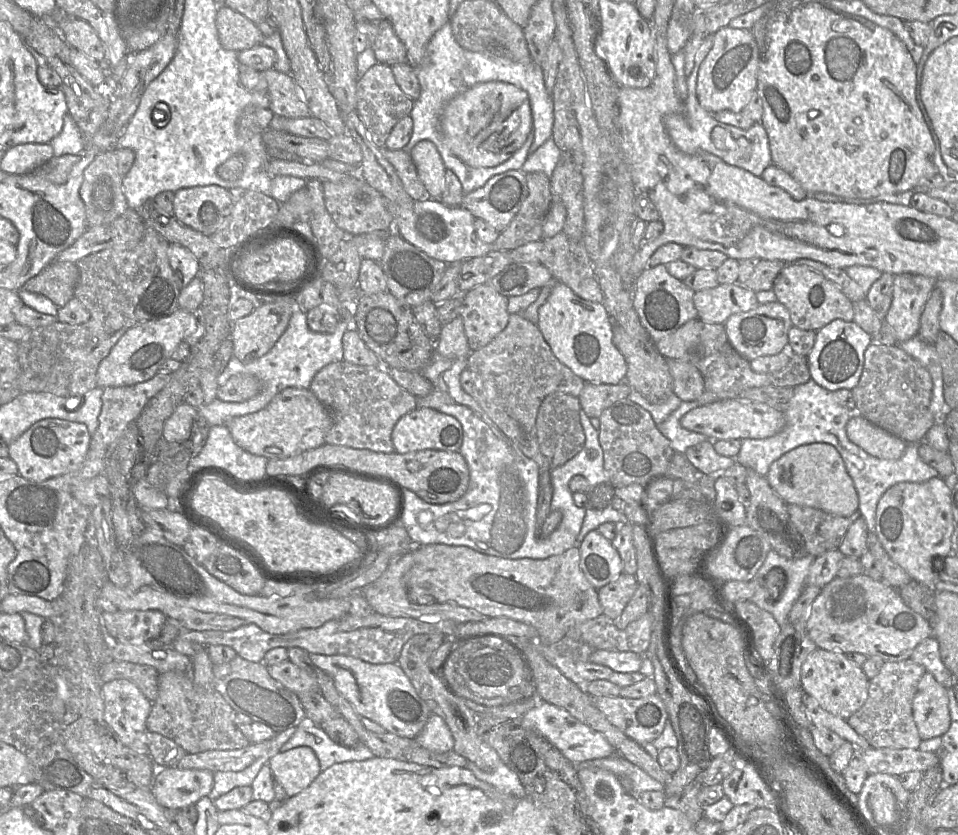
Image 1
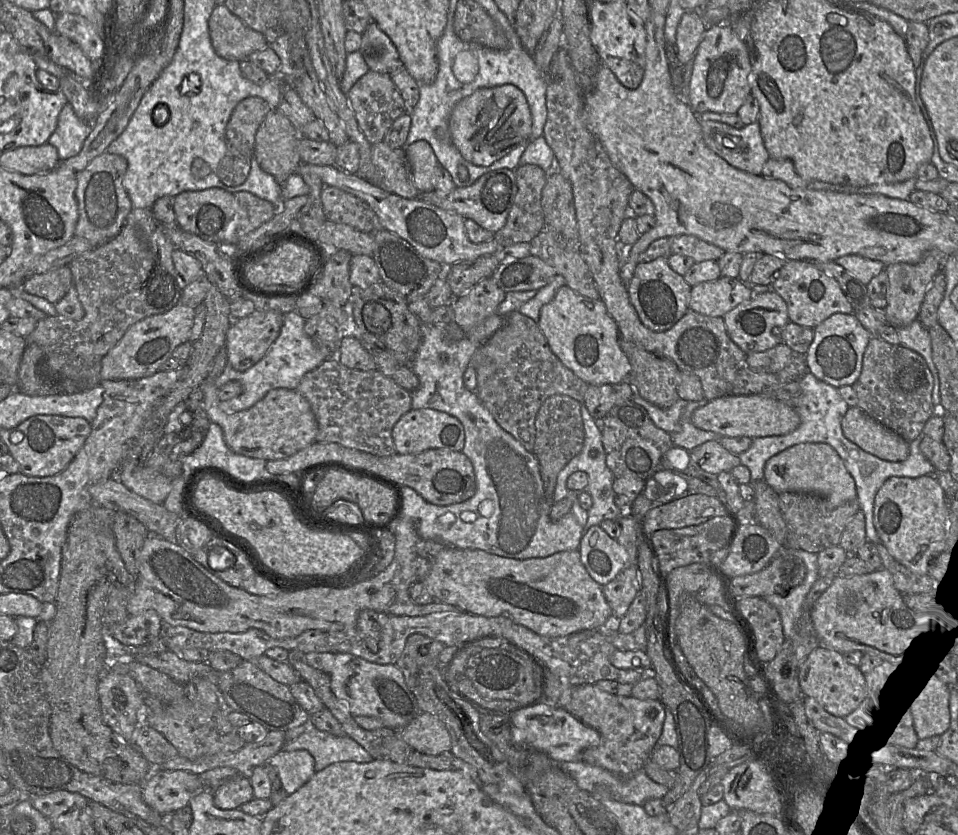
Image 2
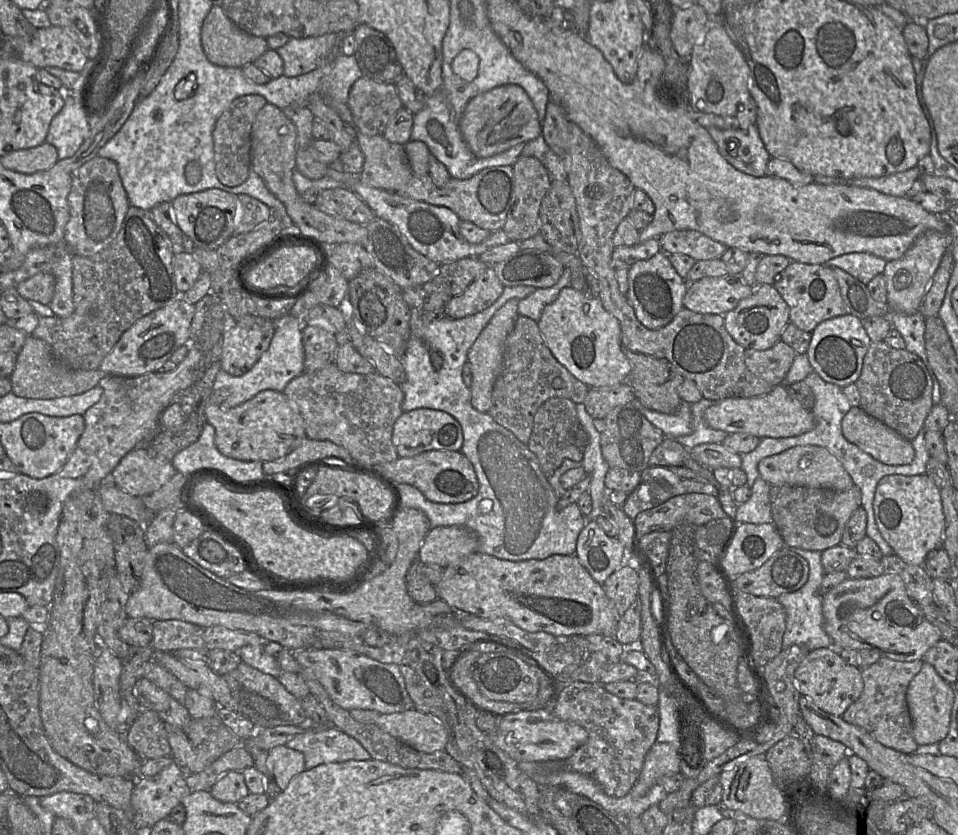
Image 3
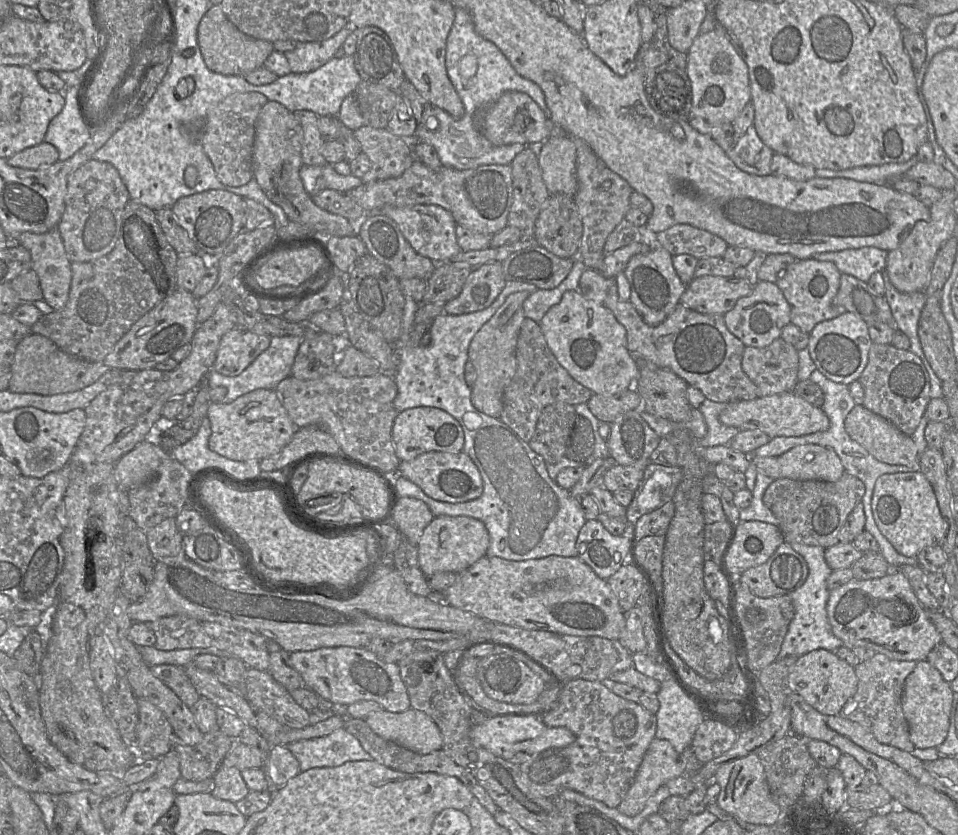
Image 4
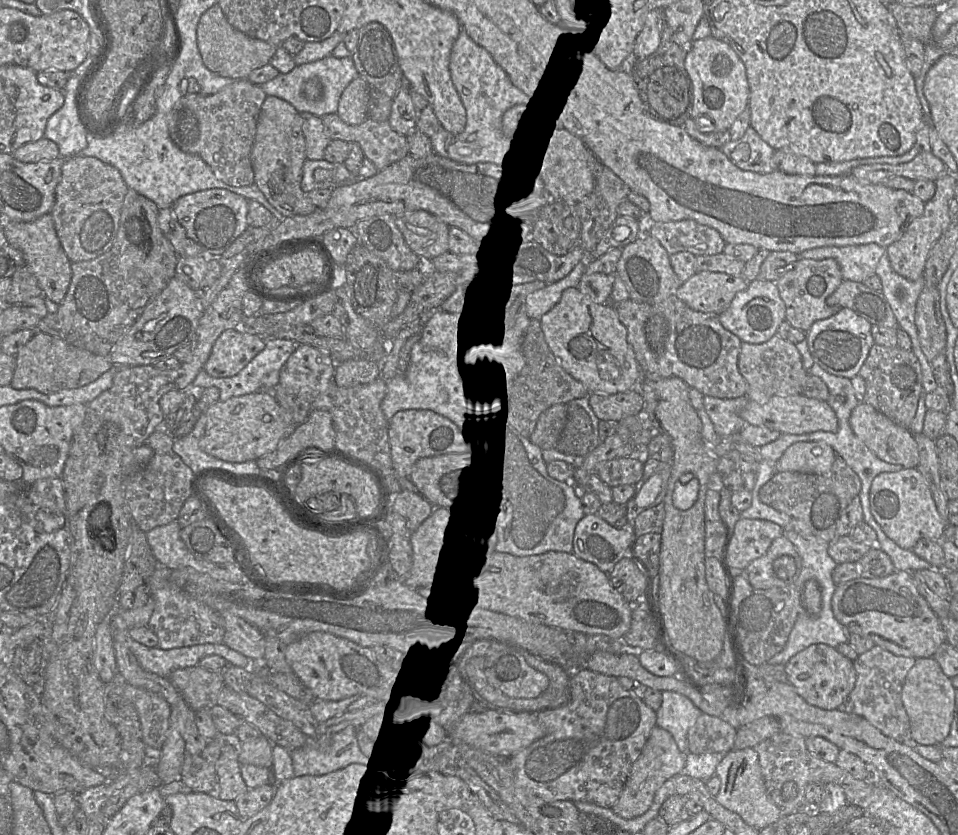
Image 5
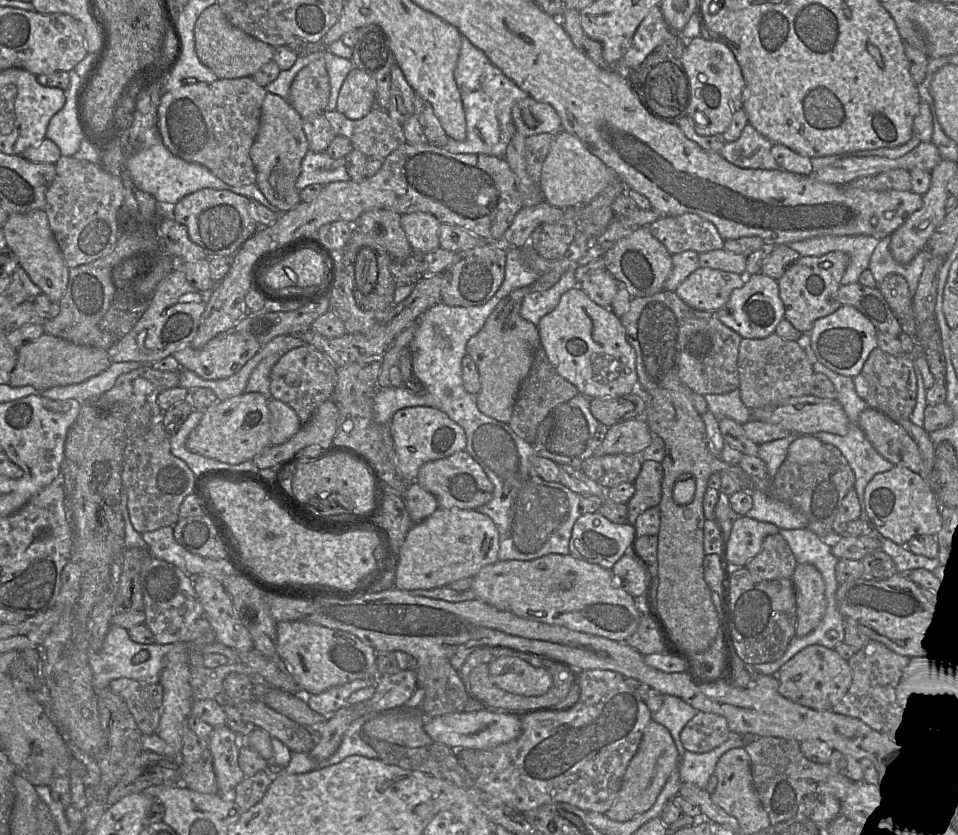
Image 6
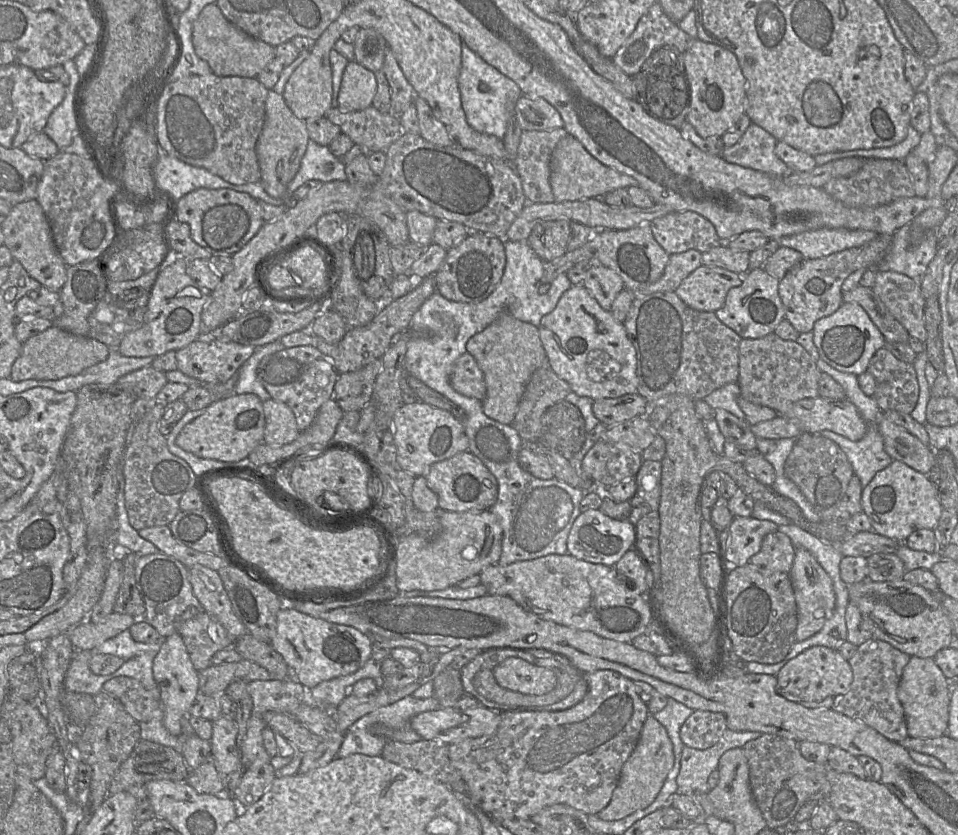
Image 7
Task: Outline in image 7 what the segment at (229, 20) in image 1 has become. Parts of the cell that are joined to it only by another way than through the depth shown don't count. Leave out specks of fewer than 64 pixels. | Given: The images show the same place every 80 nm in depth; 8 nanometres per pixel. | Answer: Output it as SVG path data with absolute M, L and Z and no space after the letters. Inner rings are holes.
M216 3L206 5L192 25L192 43L197 56L208 63L212 73L218 76L239 76L255 78L266 65L275 58L275 47L250 36L230 23L222 14Z

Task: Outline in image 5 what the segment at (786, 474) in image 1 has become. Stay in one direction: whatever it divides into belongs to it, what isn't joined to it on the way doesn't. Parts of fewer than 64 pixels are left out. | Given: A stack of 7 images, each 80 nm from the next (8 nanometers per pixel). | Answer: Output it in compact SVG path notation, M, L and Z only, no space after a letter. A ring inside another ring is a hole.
M796 442L775 463L775 472L825 474L830 471L835 457L835 451L825 442Z

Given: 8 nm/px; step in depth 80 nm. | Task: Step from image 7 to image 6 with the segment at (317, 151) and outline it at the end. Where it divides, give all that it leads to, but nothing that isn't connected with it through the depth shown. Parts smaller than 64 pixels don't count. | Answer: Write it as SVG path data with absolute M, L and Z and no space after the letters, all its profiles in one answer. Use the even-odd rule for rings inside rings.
M308 150L301 163L301 173L296 182L296 188L303 190L312 184L323 186L335 181L349 181L350 175L345 166L334 168L335 159L326 152Z

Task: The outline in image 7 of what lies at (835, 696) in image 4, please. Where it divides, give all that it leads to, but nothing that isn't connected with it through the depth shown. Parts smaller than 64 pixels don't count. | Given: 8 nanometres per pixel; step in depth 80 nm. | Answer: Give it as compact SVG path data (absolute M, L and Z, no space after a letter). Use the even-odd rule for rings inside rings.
M813 646L788 661L775 675L776 692L785 699L807 708L831 708L837 696L846 694L853 681L848 661L837 651Z

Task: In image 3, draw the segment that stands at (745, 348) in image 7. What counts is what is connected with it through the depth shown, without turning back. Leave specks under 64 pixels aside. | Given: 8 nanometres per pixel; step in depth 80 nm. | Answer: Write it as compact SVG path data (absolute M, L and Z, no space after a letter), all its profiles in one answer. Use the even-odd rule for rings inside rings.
M780 339L766 350L746 349L745 365L753 375L776 387L784 384L795 357L794 349Z

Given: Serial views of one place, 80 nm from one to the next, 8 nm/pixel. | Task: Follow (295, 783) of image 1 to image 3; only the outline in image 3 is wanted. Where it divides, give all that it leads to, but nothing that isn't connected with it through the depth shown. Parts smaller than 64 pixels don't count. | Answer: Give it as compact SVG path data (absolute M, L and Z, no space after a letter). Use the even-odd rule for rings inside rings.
M279 745L269 751L269 765L276 783L283 791L296 775L305 769L303 753L290 749L285 745Z

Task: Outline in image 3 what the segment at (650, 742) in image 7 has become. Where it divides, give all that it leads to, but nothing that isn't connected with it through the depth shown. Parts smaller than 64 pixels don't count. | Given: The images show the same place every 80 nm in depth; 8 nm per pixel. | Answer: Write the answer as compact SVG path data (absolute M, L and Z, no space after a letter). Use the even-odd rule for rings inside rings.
M655 742L645 757L641 774L630 794L643 797L662 777L677 773L680 773L677 750L670 743Z

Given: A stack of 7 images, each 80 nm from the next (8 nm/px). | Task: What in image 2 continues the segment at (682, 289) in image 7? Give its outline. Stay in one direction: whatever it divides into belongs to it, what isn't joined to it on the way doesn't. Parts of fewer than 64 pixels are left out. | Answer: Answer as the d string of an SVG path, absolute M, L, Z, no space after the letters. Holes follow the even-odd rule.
M721 276L717 280L701 282L691 288L689 310L711 316L723 317L740 303L753 297L753 287L738 277Z

